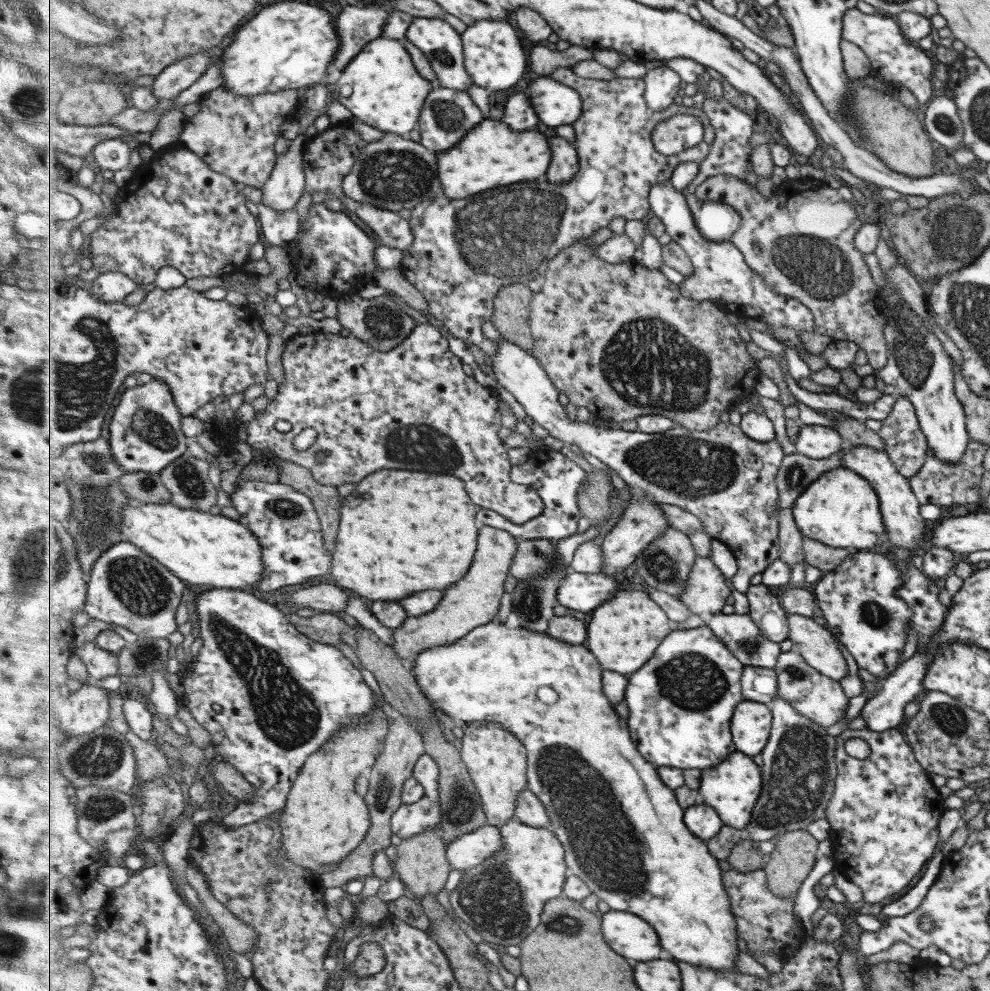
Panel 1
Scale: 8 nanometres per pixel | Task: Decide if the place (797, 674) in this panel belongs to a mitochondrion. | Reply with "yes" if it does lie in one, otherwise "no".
yes

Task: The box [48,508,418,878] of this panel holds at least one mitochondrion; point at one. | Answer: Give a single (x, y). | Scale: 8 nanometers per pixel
(288, 715)

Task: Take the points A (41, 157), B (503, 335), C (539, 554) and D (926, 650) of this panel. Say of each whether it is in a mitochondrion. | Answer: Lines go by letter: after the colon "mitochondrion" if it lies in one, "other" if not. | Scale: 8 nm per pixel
A: other
B: other
C: mitochondrion
D: other

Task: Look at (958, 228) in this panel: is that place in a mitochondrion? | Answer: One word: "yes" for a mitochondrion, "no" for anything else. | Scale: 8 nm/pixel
yes

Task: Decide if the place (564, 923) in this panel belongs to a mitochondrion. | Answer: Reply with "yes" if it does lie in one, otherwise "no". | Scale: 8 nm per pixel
yes

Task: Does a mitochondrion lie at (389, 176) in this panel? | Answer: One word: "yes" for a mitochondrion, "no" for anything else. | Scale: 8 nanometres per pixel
yes

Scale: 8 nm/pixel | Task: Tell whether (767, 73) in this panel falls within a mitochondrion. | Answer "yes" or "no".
no

